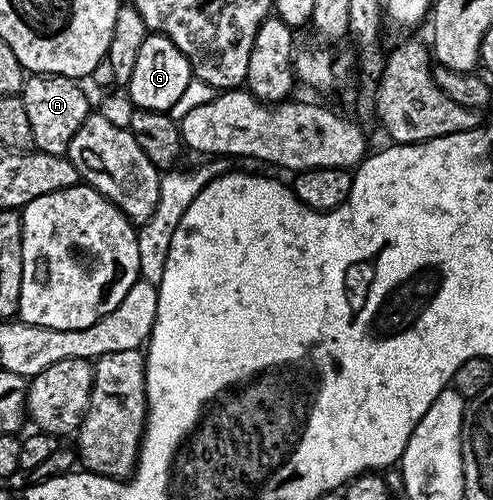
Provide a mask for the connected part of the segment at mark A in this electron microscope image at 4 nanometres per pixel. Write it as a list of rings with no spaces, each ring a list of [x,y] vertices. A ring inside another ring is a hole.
[[[37,74],[25,81],[22,97],[30,119],[32,145],[39,153],[67,155],[74,132],[82,128],[90,113],[88,98],[80,86],[83,85],[77,79],[63,78],[60,74]]]

